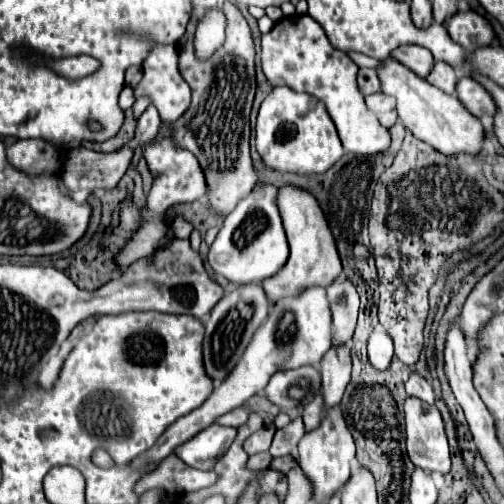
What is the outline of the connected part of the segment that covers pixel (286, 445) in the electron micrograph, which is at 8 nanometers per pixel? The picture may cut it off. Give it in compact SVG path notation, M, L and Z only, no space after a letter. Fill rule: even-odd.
M295 418L291 420L287 426L279 428L273 436L273 442L271 442L271 448L269 448L269 454L273 458L279 458L279 456L287 456L287 454L293 454L293 450L297 448L297 442L301 440L301 436L305 434L305 424L303 424L303 418Z

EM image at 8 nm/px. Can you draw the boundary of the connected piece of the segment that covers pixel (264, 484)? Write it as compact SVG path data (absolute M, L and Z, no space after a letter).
M267 470L265 476L261 478L261 492L259 494L267 494L267 492L277 492L279 500L285 498L287 492L287 478L281 472L275 470Z

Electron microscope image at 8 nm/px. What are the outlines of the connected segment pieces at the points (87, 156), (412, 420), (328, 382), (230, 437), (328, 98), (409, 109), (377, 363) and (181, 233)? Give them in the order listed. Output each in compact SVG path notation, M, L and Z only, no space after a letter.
M75 148L71 150L65 164L63 186L69 194L75 190L89 190L89 194L93 194L95 188L111 190L125 174L129 160L131 158L129 154L125 154L125 148L113 154L99 154L93 150Z
M407 396L405 400L405 438L407 438L407 454L417 468L425 468L427 472L435 470L441 474L447 474L451 470L451 454L449 454L449 446L447 446L447 438L443 430L443 420L435 406L425 404L419 398Z
M347 344L331 346L321 360L325 408L339 404L351 378L351 350Z
M211 424L209 428L193 436L189 442L181 444L175 450L175 454L187 466L193 466L197 470L211 470L217 458L221 458L221 454L227 452L229 444L233 444L235 434L237 434L235 428Z
M307 14L285 16L261 40L261 64L271 86L289 86L297 92L309 92L319 98L337 126L345 152L379 154L391 146L391 134L367 110L363 94L357 88L357 64L325 40L323 28Z
M393 58L385 60L385 66L377 70L381 78L381 90L393 98L397 98L397 112L399 118L405 122L405 126L413 132L415 138L421 142L433 146L445 156L453 154L479 154L481 144L485 140L485 128L479 118L469 114L463 104L457 100L457 96L449 96L441 92L439 88L433 88L429 82L413 74L409 68L399 64Z
M377 328L369 338L369 362L377 370L387 370L393 358L393 342L383 328Z
M175 218L175 222L173 222L175 238L189 238L191 230L193 230L193 226L185 218Z

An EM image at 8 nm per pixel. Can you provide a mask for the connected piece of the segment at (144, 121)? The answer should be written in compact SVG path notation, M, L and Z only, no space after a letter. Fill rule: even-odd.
M149 106L149 108L139 116L137 132L139 132L143 138L151 138L151 136L155 136L159 124L161 124L161 118L159 118L157 110L155 110L153 106Z

